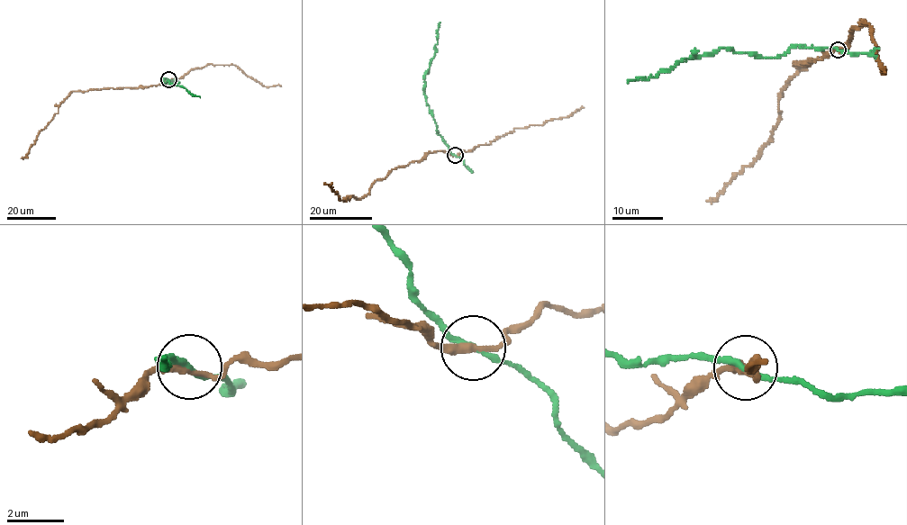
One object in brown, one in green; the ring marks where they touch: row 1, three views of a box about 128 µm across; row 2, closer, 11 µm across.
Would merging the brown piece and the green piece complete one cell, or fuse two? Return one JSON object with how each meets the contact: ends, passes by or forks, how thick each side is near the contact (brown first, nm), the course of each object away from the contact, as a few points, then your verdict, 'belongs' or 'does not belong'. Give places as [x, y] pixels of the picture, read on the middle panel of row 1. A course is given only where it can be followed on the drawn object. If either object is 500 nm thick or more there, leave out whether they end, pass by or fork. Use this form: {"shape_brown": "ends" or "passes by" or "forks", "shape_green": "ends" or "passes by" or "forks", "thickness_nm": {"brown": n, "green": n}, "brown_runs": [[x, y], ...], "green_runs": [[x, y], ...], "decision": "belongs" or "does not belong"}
{"shape_brown": "passes by", "shape_green": "passes by", "thickness_nm": {"brown": 260, "green": 190}, "brown_runs": [[455, 156], [435, 150], [392, 168], [361, 198], [349, 195], [349, 200], [340, 200], [323, 182]], "green_runs": [[455, 156], [438, 134], [424, 90], [424, 75], [435, 52], [440, 22]], "decision": "belongs"}

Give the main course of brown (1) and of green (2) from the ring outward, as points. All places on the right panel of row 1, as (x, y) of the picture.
1: (838, 49), (804, 63), (809, 65), (793, 62), (805, 67), (781, 92), (780, 120), (769, 142), (706, 202)
2: (838, 49), (794, 45), (781, 56), (765, 58), (721, 49), (711, 55), (681, 59), (655, 76), (627, 82)

